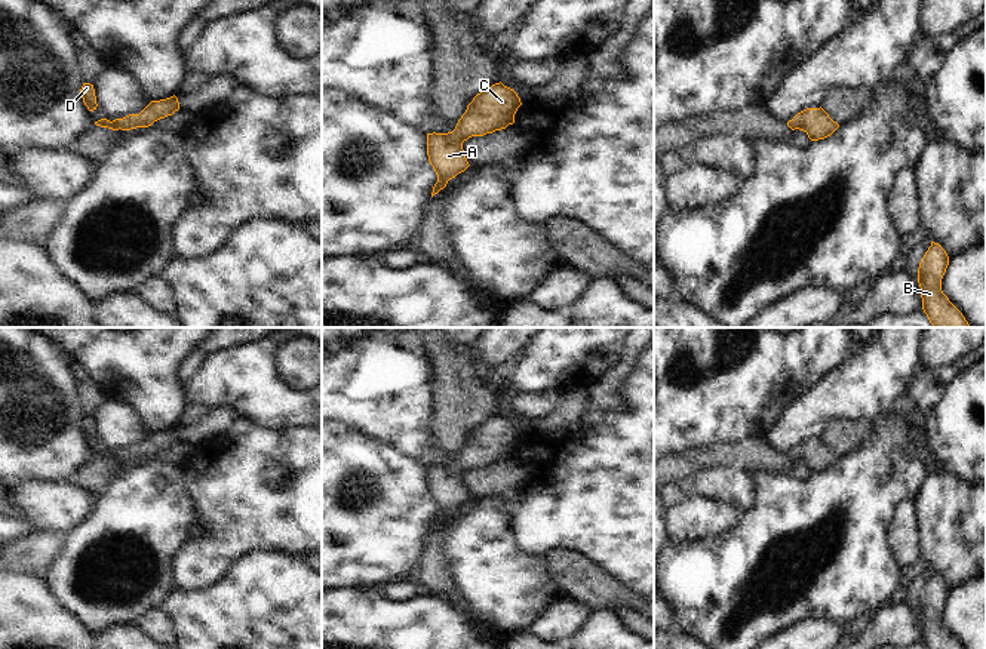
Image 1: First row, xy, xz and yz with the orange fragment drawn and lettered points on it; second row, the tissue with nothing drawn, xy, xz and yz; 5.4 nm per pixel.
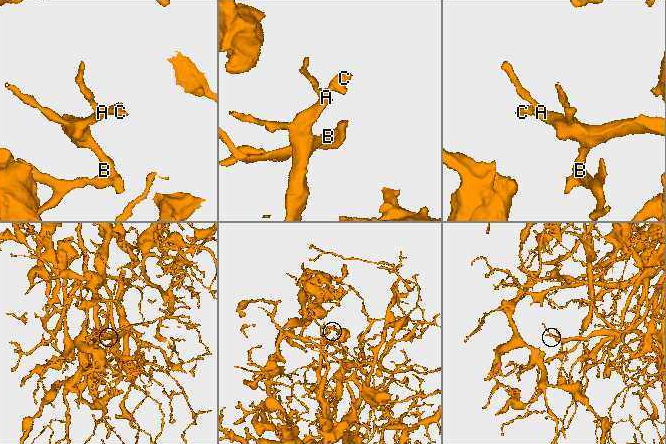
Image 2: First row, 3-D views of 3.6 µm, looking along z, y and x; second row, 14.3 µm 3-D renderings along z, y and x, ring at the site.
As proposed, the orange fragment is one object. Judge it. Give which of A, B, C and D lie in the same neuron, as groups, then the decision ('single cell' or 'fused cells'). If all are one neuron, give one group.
groups A B C D; single cell

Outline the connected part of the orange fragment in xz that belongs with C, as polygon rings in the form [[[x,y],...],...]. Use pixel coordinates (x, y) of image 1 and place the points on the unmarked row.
[[[500,413],[473,430],[452,464],[427,465],[427,487],[437,507],[431,529],[470,498],[463,474],[513,456],[520,437],[517,425]]]

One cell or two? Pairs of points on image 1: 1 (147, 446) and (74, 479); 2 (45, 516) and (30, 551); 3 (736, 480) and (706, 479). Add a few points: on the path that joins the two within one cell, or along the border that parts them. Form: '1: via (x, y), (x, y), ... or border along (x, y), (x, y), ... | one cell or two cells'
1: border along (95, 455), (123, 463) | two cells
2: border along (36, 531), (63, 531), (65, 534) | two cells
3: via (728, 480), (713, 480) | one cell

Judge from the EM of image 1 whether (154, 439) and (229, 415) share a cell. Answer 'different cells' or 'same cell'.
same cell

